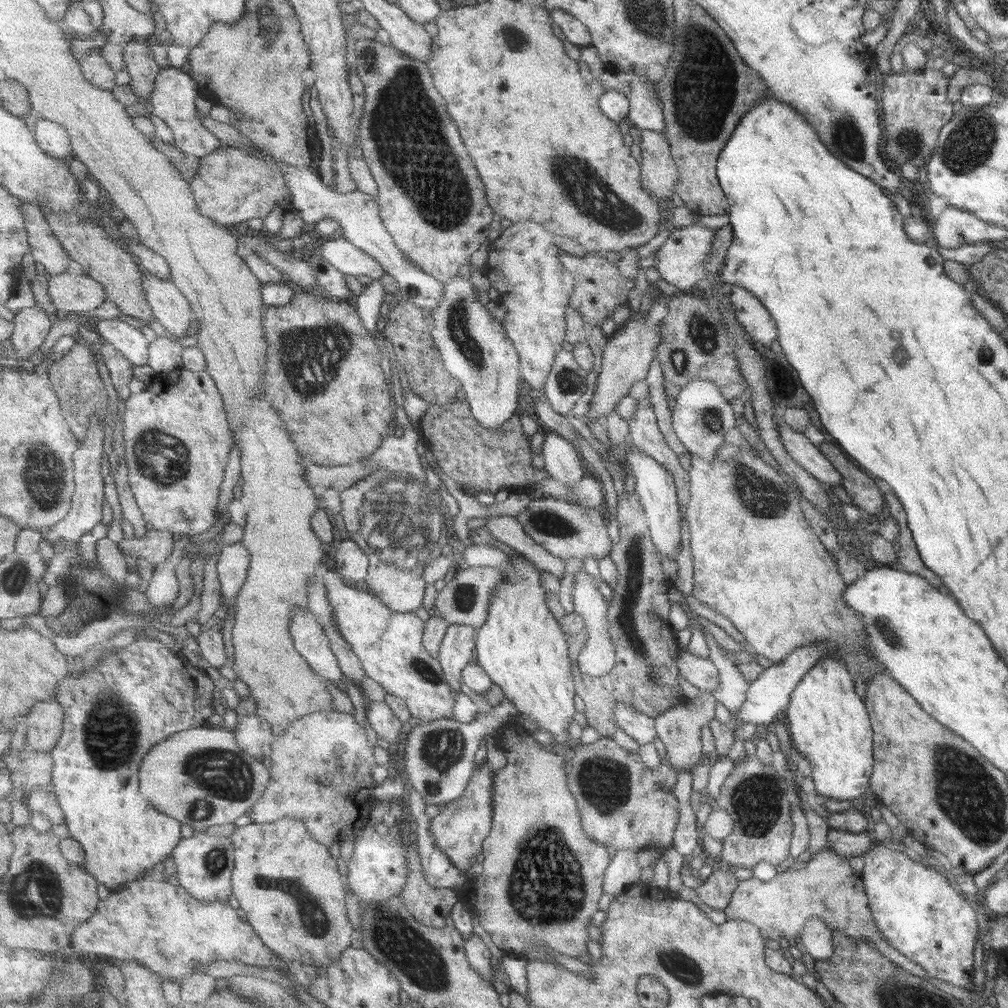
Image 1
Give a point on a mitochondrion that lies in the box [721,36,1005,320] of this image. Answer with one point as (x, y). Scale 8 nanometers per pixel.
(969, 145)

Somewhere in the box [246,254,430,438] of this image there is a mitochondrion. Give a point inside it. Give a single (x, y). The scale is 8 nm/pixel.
(310, 357)

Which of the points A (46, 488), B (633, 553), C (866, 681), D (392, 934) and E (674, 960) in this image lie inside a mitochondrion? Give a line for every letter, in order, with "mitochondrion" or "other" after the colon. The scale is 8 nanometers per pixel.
A: mitochondrion
B: mitochondrion
C: other
D: mitochondrion
E: mitochondrion

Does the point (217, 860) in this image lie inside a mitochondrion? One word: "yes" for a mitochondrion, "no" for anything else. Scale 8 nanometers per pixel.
yes

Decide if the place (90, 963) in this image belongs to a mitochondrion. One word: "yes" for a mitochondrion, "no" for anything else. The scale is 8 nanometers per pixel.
no

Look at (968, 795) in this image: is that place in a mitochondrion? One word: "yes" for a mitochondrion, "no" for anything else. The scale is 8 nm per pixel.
yes

